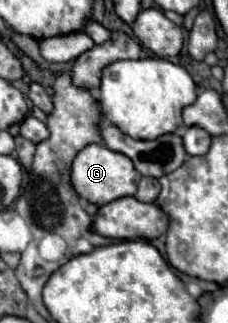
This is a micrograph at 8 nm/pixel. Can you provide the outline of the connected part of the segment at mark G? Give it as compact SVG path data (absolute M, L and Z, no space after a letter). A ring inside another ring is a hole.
M99 143L87 145L73 159L71 183L77 191L77 195L85 197L87 201L91 201L99 207L105 205L105 203L111 203L119 197L133 195L137 191L137 179L139 179L139 173L135 171L133 161L127 155L115 153L115 151L111 151L111 149L107 149L105 145L99 145Z

